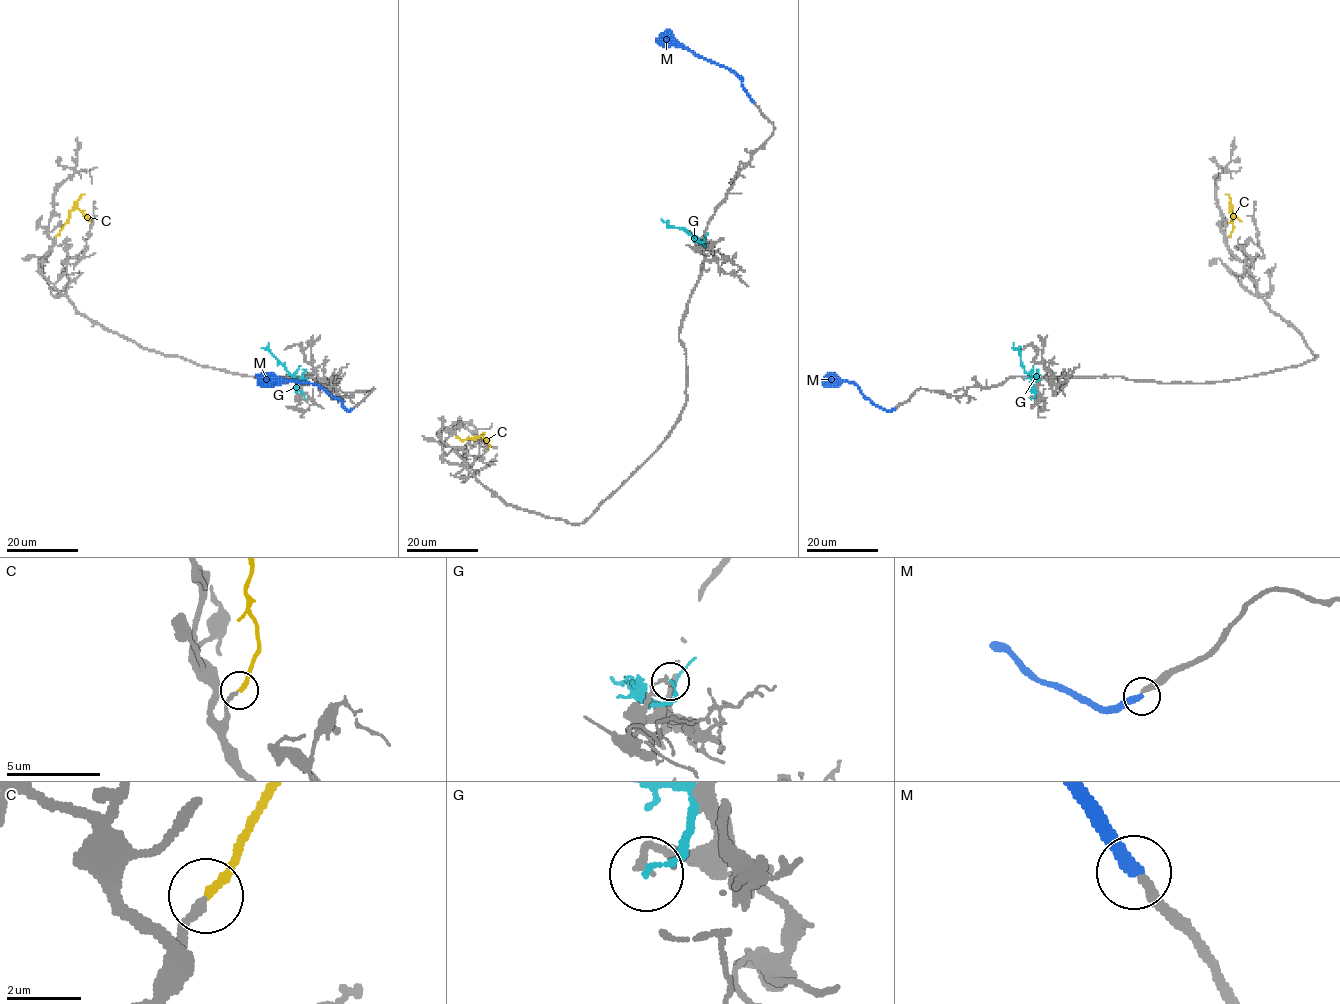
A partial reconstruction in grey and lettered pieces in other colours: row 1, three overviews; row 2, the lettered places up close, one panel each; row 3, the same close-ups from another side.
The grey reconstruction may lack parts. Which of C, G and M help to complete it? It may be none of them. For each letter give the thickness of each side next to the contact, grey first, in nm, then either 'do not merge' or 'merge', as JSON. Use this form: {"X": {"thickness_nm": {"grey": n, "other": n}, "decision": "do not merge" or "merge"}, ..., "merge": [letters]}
{"C": {"thickness_nm": {"grey": 240, "other": 220}, "decision": "merge"}, "G": {"thickness_nm": {"grey": 180, "other": 120}, "decision": "do not merge"}, "M": {"thickness_nm": {"grey": 260, "other": 360}, "decision": "do not merge"}, "merge": ["C"]}

